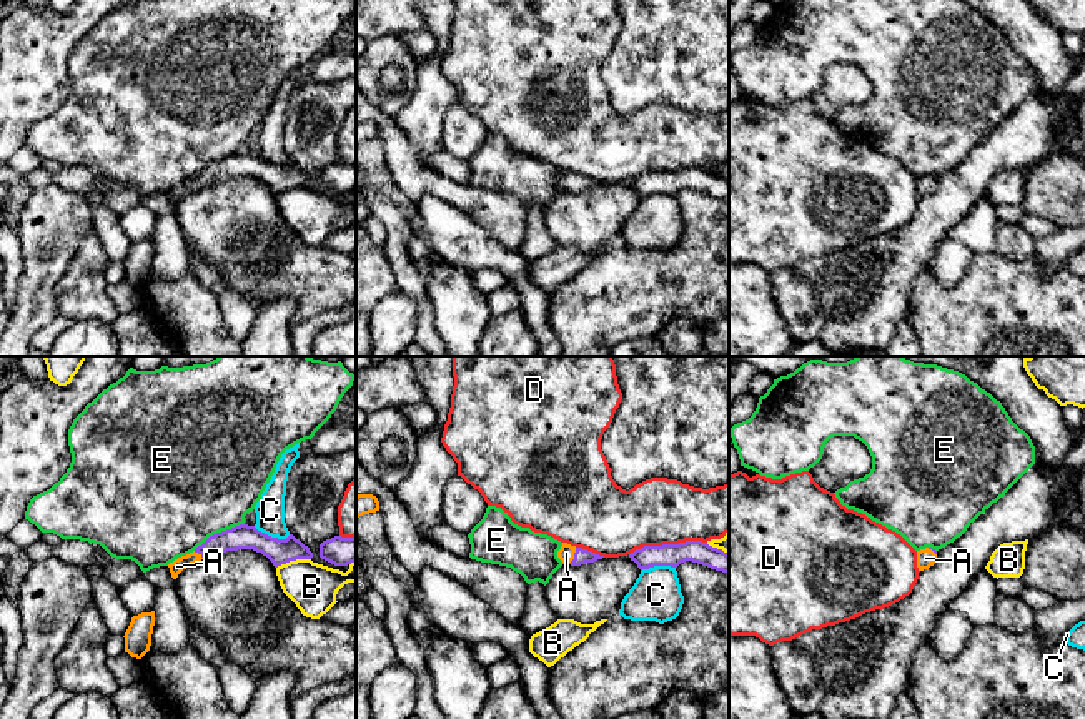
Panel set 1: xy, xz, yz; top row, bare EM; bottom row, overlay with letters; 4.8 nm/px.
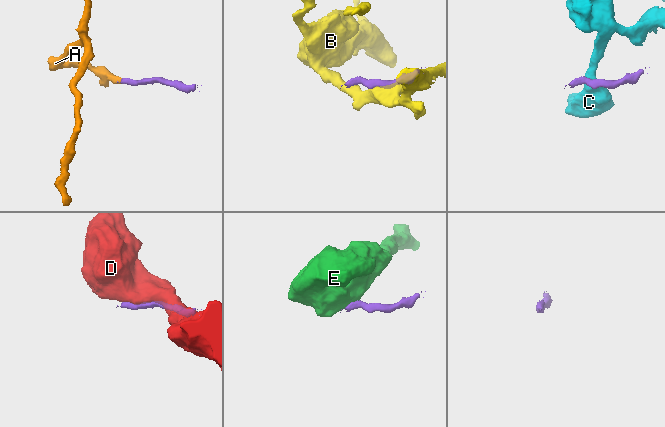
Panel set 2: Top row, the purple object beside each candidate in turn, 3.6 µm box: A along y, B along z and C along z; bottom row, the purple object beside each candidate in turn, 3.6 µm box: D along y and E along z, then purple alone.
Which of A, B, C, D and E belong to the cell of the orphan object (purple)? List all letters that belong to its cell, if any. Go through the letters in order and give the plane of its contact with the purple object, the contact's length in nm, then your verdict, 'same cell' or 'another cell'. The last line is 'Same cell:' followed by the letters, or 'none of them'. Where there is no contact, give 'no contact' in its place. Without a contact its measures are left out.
A: xz | 90 nm | same cell
B: xy | 180 nm | another cell
C: xy | 190 nm | another cell
D: xz | 380 nm | another cell
E: xy | 280 nm | another cell
Same cell: A

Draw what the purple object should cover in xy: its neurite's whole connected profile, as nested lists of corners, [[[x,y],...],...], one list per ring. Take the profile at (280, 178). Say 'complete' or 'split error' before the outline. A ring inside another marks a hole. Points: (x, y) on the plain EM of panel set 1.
split error; [[[240,151],[231,156],[210,163],[193,180],[181,183],[168,191],[171,205],[190,195],[191,191],[208,186],[215,181],[238,176],[253,176],[266,183],[275,195],[296,186],[311,186],[313,180],[300,166],[290,161],[286,166],[271,165],[255,153]]]

